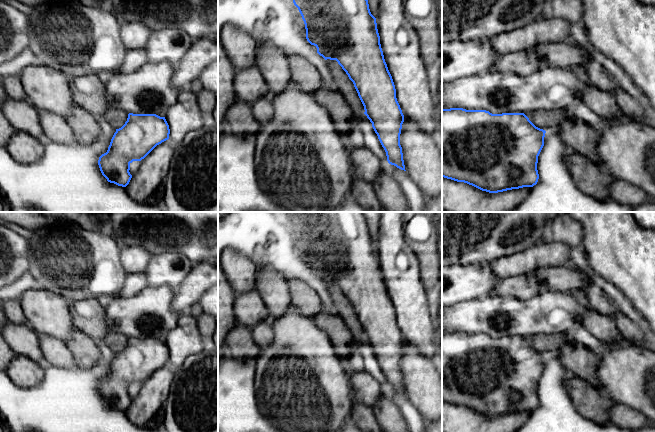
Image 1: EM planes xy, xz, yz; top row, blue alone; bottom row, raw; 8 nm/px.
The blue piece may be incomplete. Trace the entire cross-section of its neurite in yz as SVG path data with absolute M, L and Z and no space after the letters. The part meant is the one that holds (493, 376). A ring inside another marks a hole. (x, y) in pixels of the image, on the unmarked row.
M442 333L442 401L489 417L533 411L539 403L537 387L544 370L545 357L524 337L492 338L486 334Z

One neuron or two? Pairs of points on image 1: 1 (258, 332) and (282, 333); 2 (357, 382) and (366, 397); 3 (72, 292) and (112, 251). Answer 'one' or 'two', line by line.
1: two
2: one
3: one

